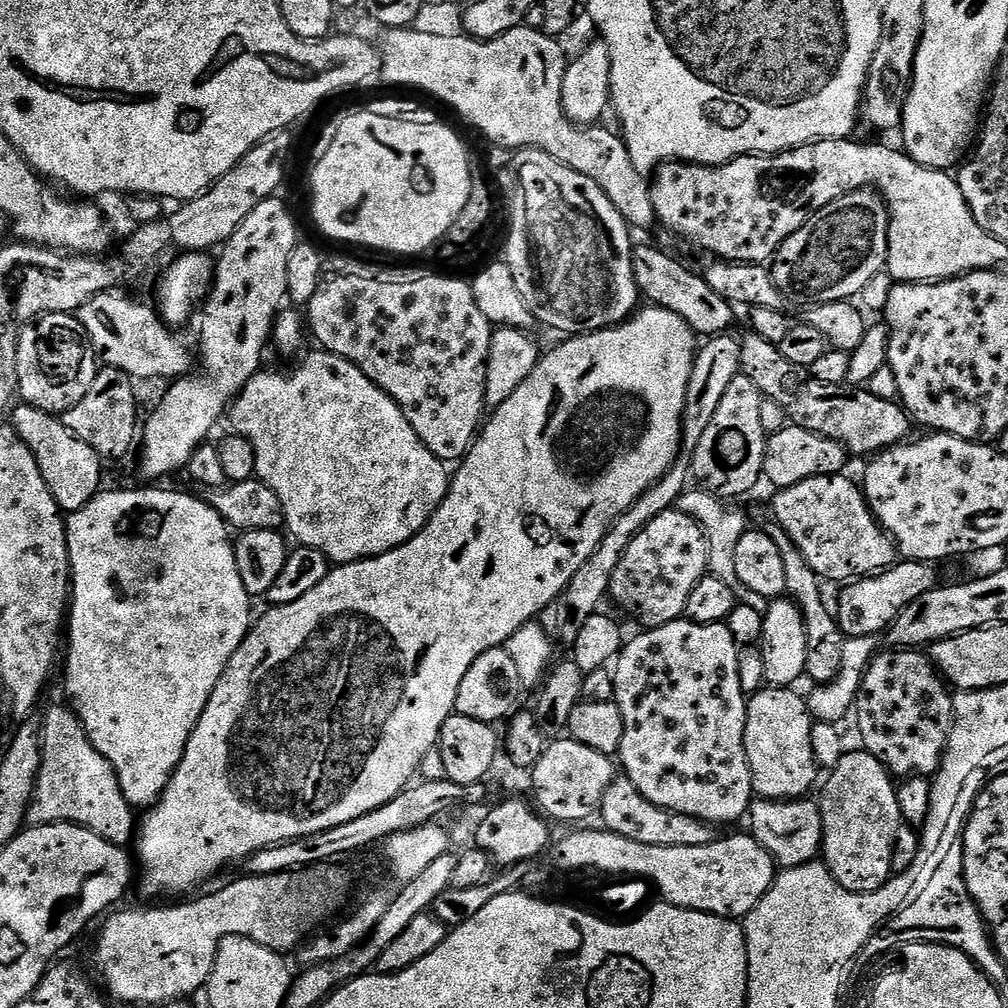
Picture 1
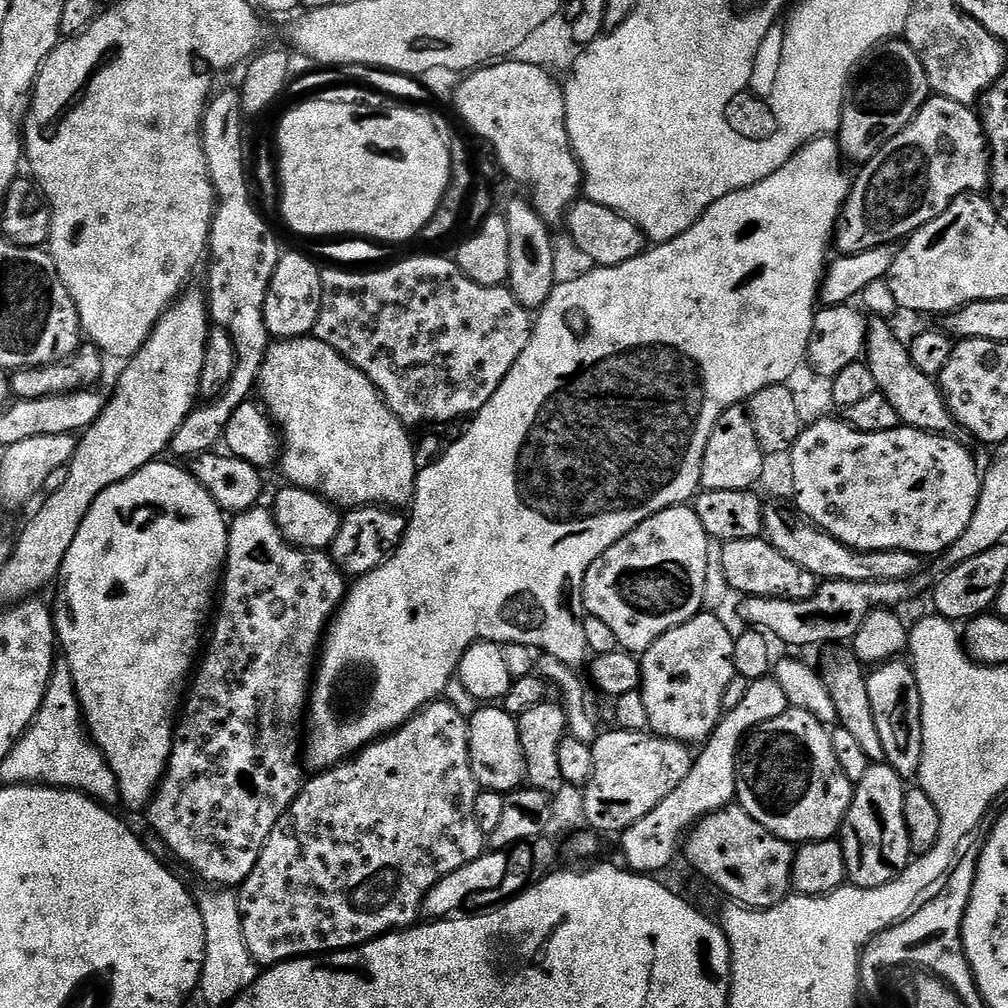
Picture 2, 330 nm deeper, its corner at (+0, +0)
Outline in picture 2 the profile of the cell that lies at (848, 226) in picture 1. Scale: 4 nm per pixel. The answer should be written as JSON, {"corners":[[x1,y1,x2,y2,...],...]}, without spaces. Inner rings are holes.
{"corners":[[932,94,906,126,906,130,890,138,890,142,886,142,886,146,882,146,882,150,878,150,878,154,874,154,874,158,866,161,857,172,860,173,854,176,844,209,836,221,834,248,842,256,862,254,862,250,903,242,943,214,958,197,987,193,990,188,988,140,980,125,979,115,969,105]]}

